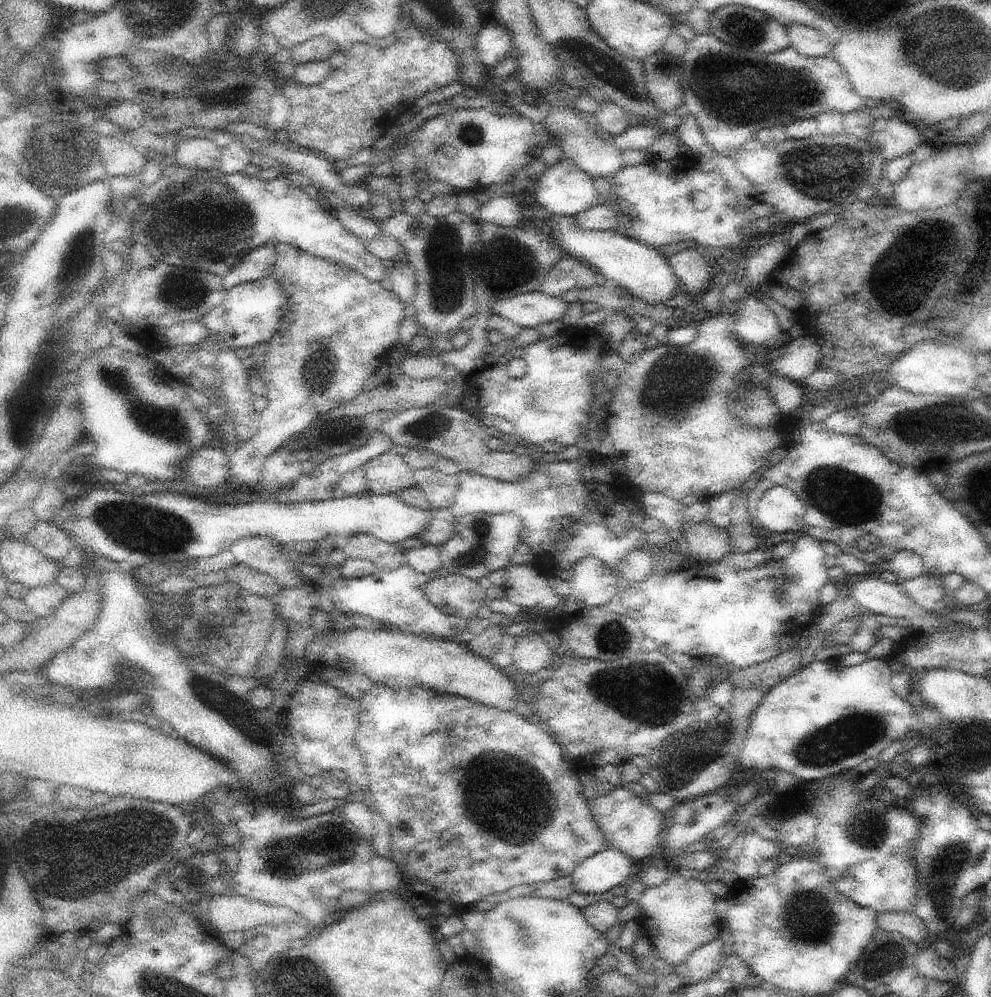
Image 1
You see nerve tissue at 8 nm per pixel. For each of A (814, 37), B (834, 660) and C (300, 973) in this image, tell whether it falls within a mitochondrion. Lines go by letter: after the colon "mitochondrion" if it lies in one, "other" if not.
A: other
B: other
C: mitochondrion

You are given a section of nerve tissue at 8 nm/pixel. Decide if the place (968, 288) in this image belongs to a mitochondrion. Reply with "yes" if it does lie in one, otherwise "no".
no

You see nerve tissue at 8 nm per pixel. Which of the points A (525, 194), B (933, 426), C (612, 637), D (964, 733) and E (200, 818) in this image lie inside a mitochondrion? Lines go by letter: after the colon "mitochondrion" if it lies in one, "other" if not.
A: other
B: mitochondrion
C: mitochondrion
D: other
E: other

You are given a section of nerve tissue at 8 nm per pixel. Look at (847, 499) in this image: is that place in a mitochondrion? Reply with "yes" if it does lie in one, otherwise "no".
yes

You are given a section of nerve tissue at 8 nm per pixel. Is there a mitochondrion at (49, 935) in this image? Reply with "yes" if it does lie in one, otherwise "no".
no

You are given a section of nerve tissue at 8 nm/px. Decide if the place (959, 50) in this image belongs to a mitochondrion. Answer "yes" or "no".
yes

